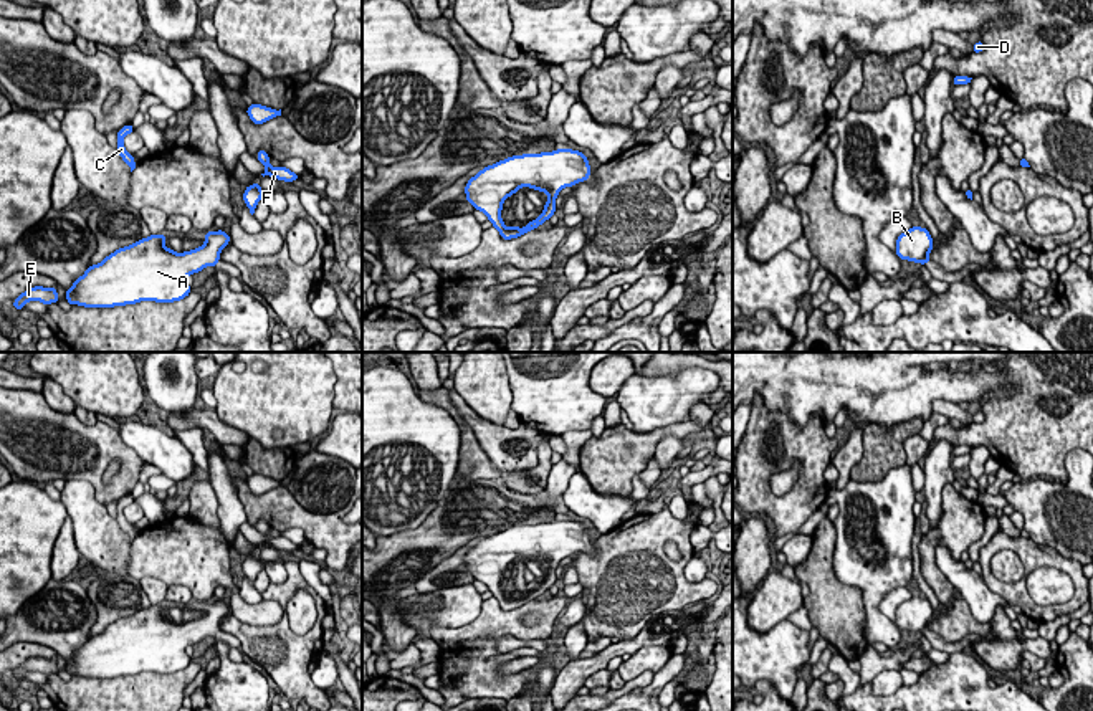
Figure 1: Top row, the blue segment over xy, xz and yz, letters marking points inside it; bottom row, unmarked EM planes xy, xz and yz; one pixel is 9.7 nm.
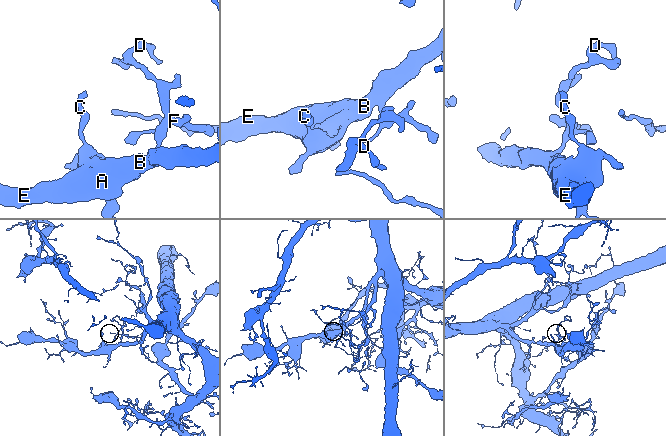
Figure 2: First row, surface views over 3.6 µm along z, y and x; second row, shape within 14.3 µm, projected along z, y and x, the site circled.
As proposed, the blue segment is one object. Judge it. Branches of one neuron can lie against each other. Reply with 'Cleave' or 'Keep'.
Keep

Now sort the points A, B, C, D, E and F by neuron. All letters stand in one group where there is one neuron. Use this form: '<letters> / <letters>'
A B C D E F

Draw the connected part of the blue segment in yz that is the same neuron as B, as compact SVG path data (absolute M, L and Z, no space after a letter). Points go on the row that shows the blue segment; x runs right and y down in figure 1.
M913 225L896 238L895 253L900 260L914 261L924 266L928 261L931 261L929 253L933 246L934 241L929 230Z

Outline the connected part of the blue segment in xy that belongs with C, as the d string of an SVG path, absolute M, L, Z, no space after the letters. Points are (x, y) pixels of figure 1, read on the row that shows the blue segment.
M126 124L126 126L116 134L116 137L117 137L117 146L116 146L116 149L117 149L119 155L121 155L121 159L131 167L131 172L132 172L132 170L136 169L134 155L131 155L131 154L126 150L124 144L122 144L124 137L126 137L127 134L131 134L131 132L134 132L132 124Z

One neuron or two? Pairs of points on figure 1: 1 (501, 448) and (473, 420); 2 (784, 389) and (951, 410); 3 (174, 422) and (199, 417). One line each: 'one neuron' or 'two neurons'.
1: one neuron
2: two neurons
3: one neuron

